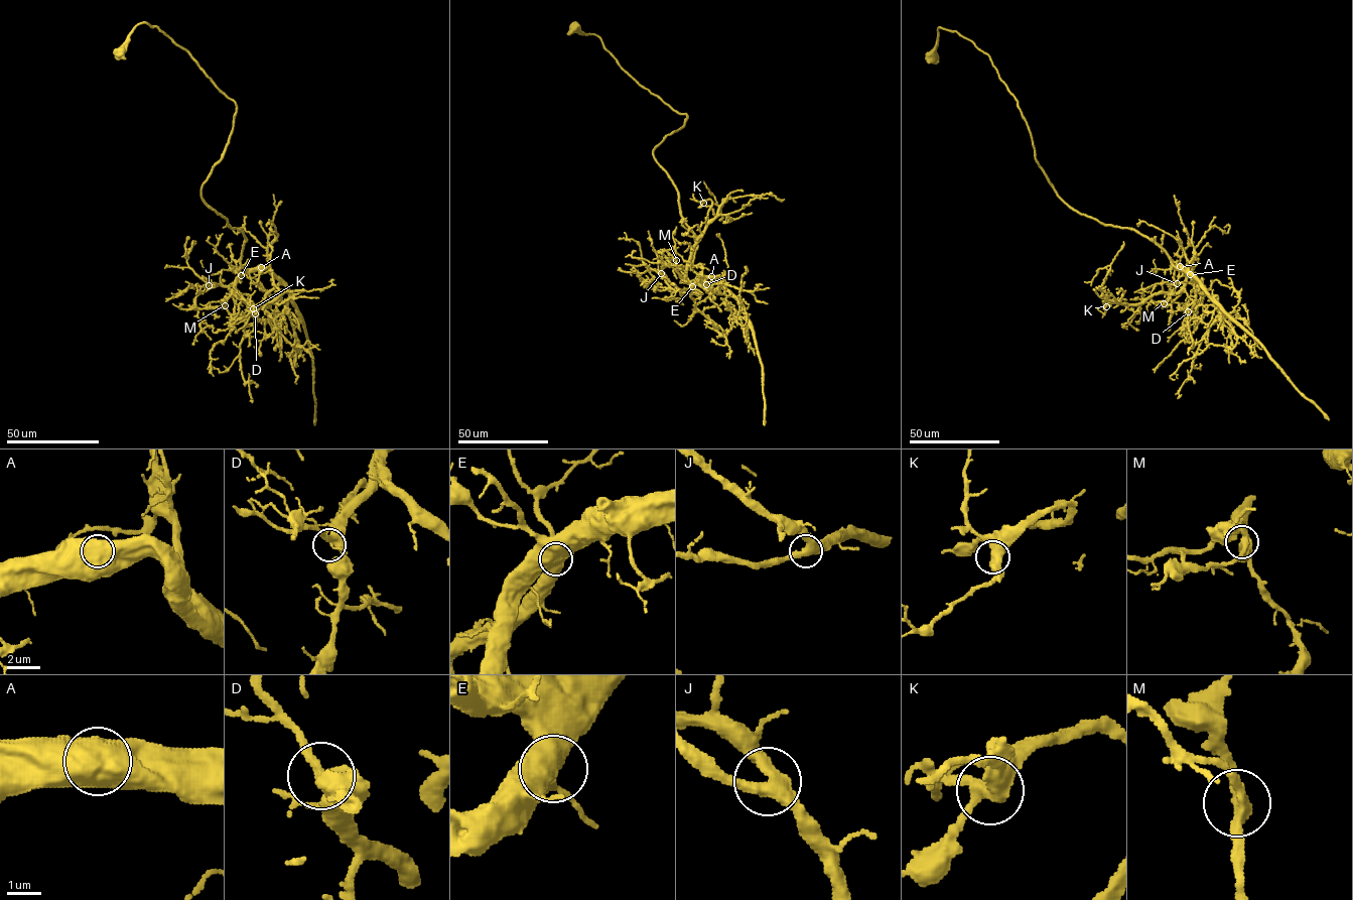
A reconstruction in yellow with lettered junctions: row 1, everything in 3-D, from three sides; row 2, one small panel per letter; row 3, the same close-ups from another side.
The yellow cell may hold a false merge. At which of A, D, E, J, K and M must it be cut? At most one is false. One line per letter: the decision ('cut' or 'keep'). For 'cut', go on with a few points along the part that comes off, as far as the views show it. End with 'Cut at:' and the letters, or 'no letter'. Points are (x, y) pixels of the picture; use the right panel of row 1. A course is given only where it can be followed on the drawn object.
A: keep
D: keep
E: keep
J: keep
K: keep
M: keep
Cut at: no letter

